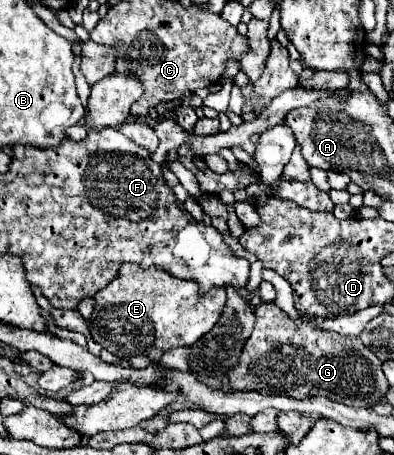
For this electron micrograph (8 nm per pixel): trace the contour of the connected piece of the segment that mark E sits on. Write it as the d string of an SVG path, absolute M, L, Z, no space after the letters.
M122 264L118 276L94 300L94 314L90 318L92 338L110 354L130 360L132 356L148 356L150 348L166 352L176 346L192 346L222 316L226 292L210 290L200 296L196 282L174 278L158 268L144 270L134 264Z

